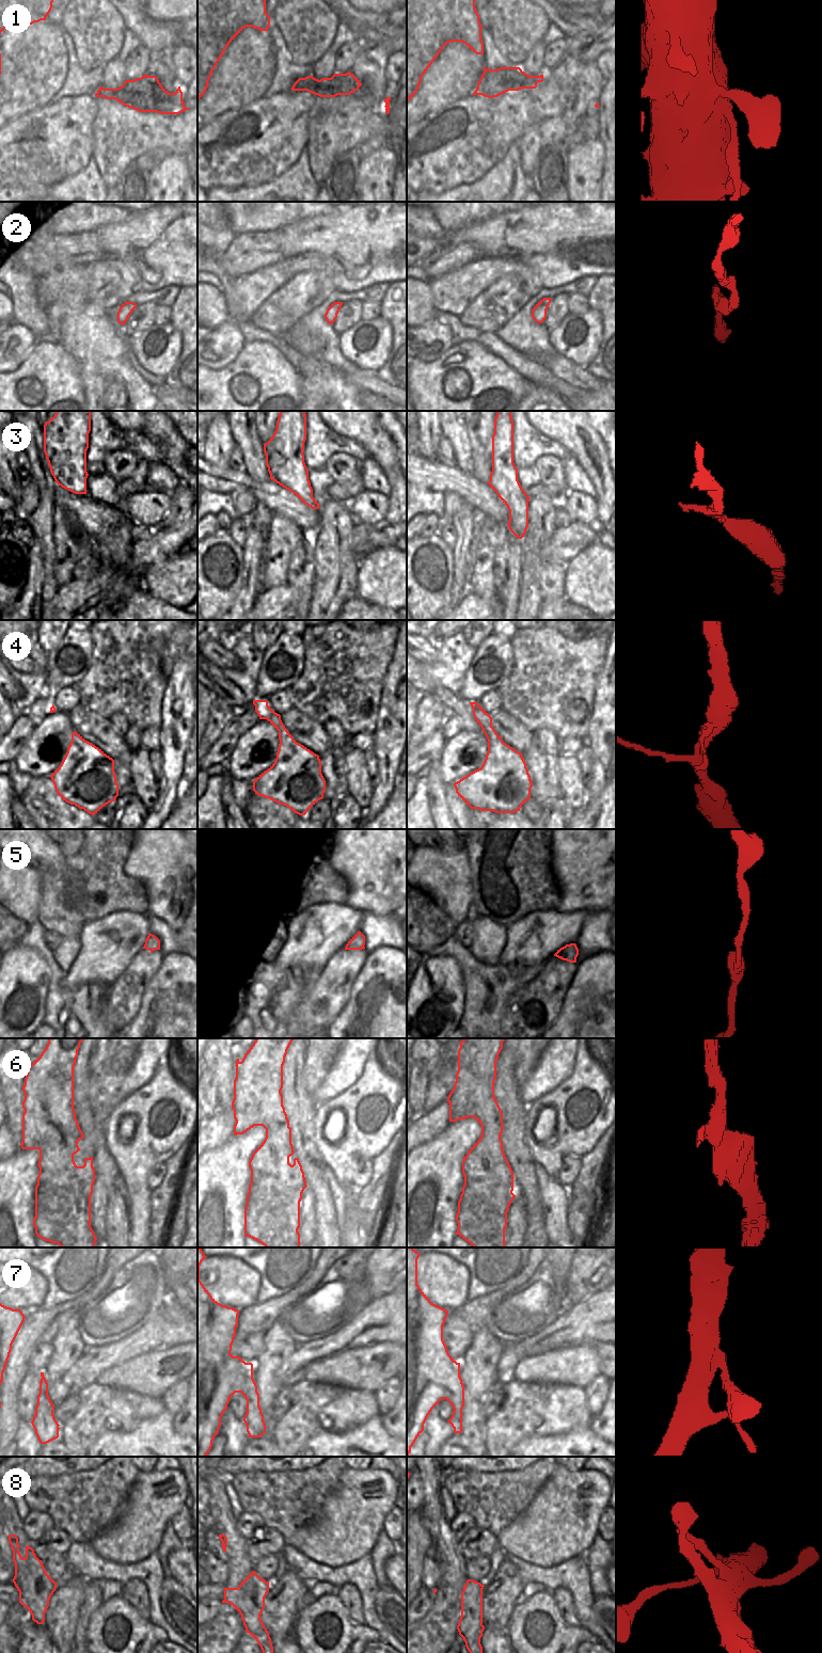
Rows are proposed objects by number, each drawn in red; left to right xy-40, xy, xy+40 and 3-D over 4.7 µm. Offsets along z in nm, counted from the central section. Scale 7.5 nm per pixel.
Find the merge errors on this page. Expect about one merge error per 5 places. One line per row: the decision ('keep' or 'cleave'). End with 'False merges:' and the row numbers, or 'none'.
1: keep
2: keep
3: keep
4: keep
5: keep
6: keep
7: keep
8: keep
False merges: none

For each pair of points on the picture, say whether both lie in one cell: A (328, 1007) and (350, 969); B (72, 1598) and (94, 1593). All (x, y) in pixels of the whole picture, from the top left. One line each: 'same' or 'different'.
A: same
B: different

